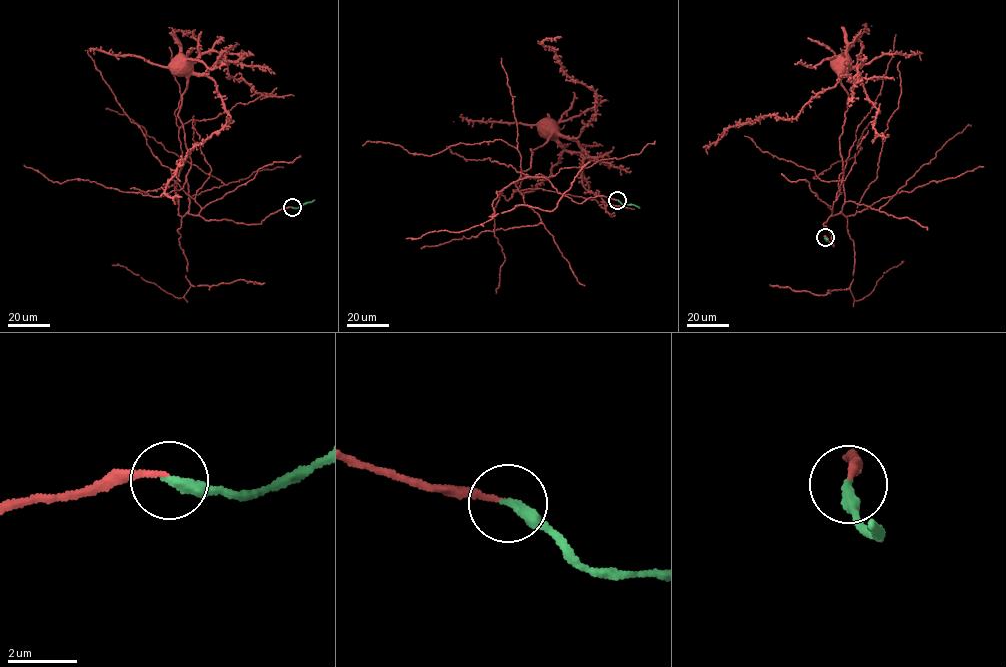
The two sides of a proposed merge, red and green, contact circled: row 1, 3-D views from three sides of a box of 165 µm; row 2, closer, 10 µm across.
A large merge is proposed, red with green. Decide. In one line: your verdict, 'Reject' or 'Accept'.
Accept

